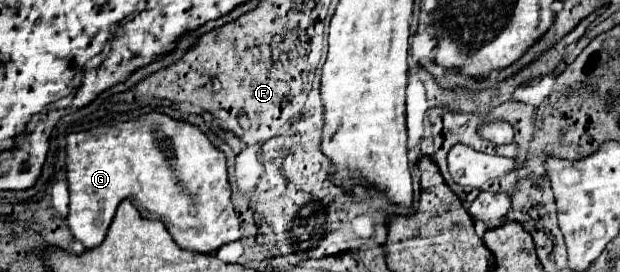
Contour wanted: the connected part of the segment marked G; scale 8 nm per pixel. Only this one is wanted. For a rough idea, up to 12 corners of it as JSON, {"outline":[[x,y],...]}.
{"outline":[[150,112],[70,134],[72,236],[130,200],[184,250],[240,240],[226,156]]}

